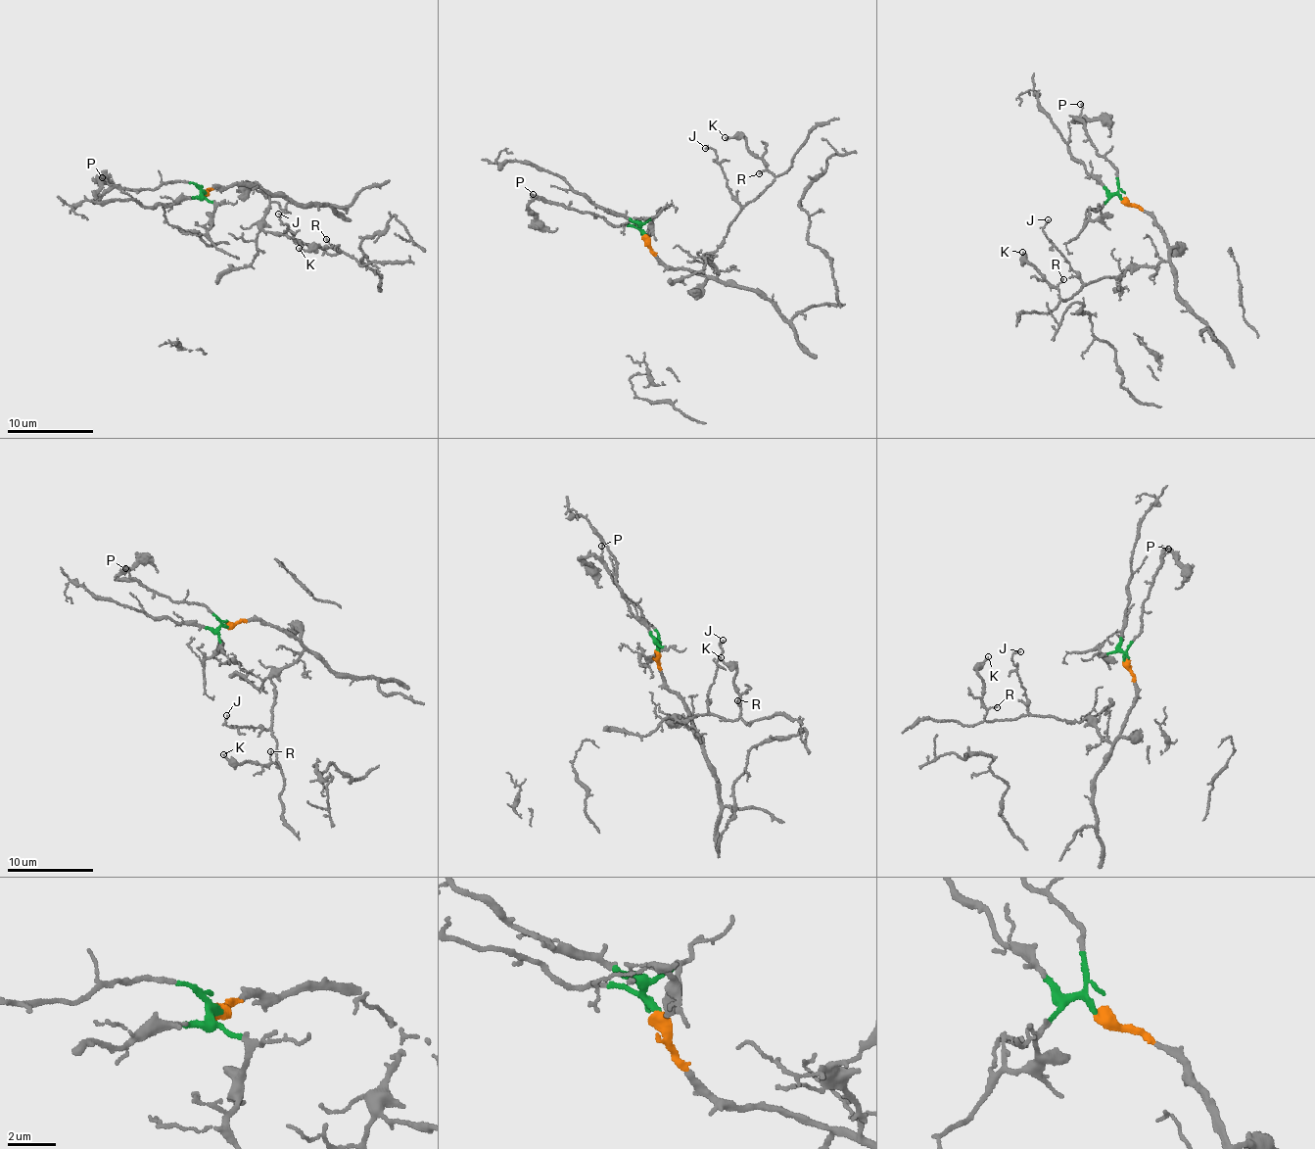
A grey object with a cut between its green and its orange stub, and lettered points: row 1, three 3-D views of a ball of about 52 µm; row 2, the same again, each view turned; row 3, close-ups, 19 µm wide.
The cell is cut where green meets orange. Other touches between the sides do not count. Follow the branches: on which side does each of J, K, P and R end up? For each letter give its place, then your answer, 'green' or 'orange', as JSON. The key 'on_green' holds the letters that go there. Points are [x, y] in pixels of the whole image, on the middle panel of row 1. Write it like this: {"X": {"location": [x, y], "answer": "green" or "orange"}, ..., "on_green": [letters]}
{"J": {"location": [705, 148], "answer": "orange"}, "K": {"location": [725, 137], "answer": "orange"}, "P": {"location": [533, 194], "answer": "green"}, "R": {"location": [759, 173], "answer": "orange"}, "on_green": ["P"]}

